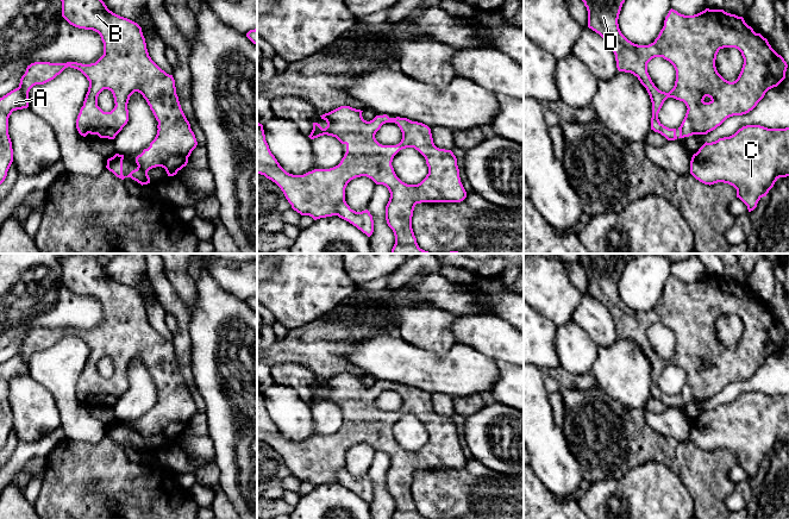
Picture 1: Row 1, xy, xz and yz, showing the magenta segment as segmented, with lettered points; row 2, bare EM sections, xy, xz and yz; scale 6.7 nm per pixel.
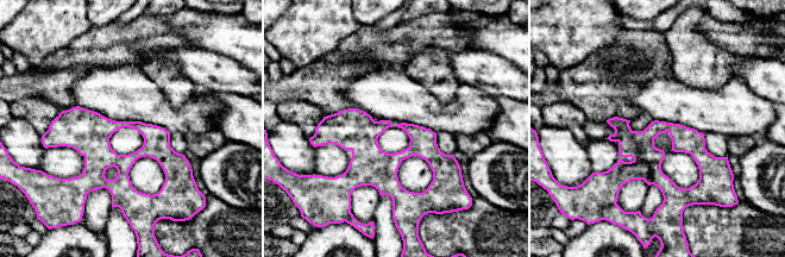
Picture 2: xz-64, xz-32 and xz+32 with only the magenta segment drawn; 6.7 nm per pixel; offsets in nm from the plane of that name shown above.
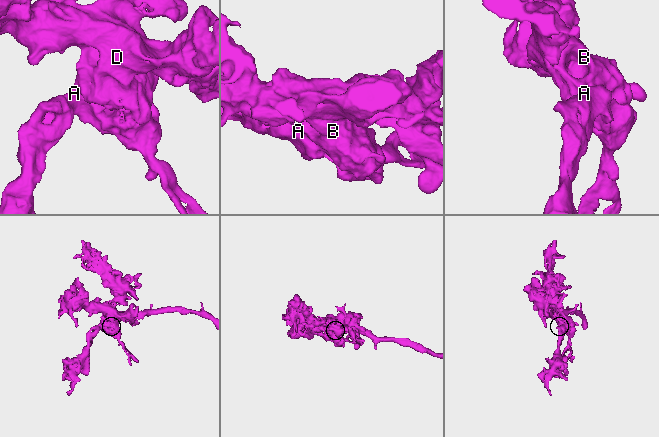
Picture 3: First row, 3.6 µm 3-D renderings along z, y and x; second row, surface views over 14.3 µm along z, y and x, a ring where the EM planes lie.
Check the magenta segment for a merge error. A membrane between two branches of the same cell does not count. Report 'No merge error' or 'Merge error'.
No merge error

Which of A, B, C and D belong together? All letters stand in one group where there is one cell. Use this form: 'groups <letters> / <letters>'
groups A B C D

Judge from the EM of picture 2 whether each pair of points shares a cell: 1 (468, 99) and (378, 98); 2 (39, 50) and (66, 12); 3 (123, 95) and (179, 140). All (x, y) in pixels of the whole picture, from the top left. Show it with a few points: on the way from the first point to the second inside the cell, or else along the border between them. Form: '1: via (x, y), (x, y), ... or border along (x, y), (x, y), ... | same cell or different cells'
1: via (445, 116), (438, 116), (401, 98) | same cell
2: via (39, 41), (56, 22) | same cell
3: border along (170, 132), (183, 135) | different cells

